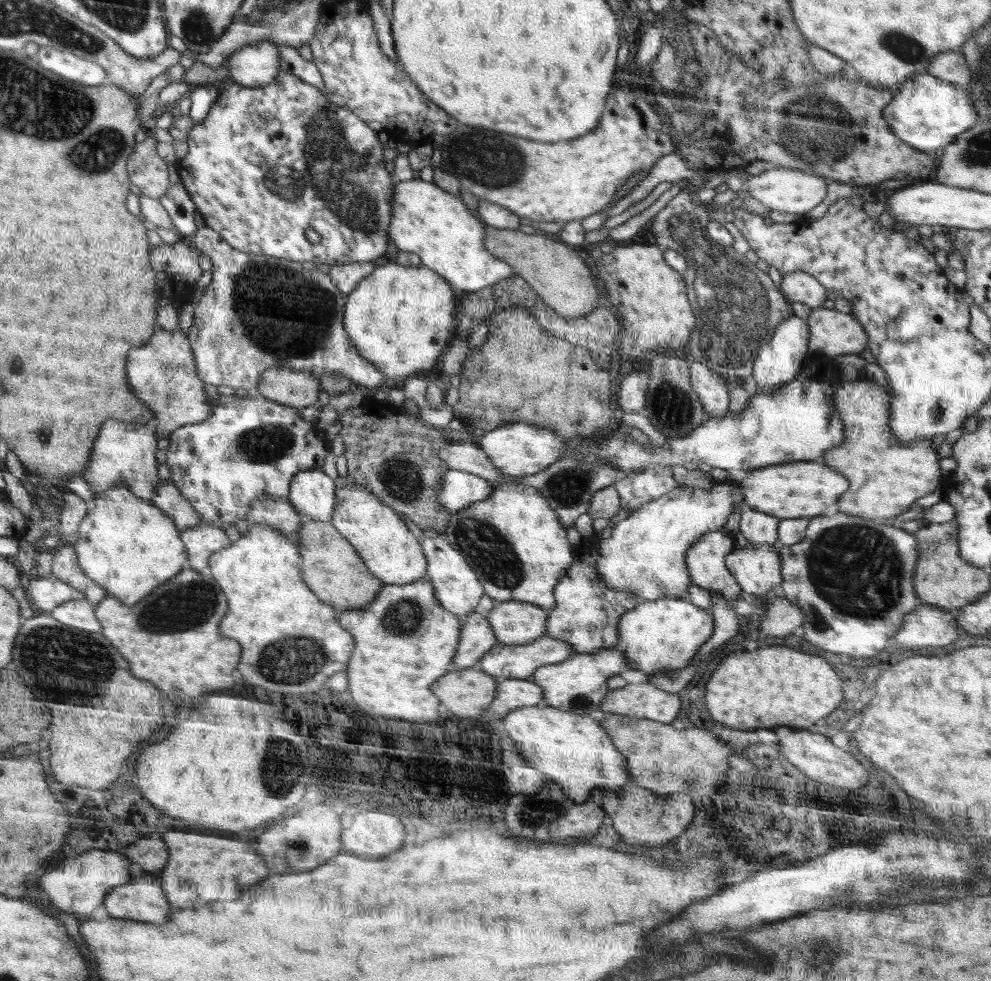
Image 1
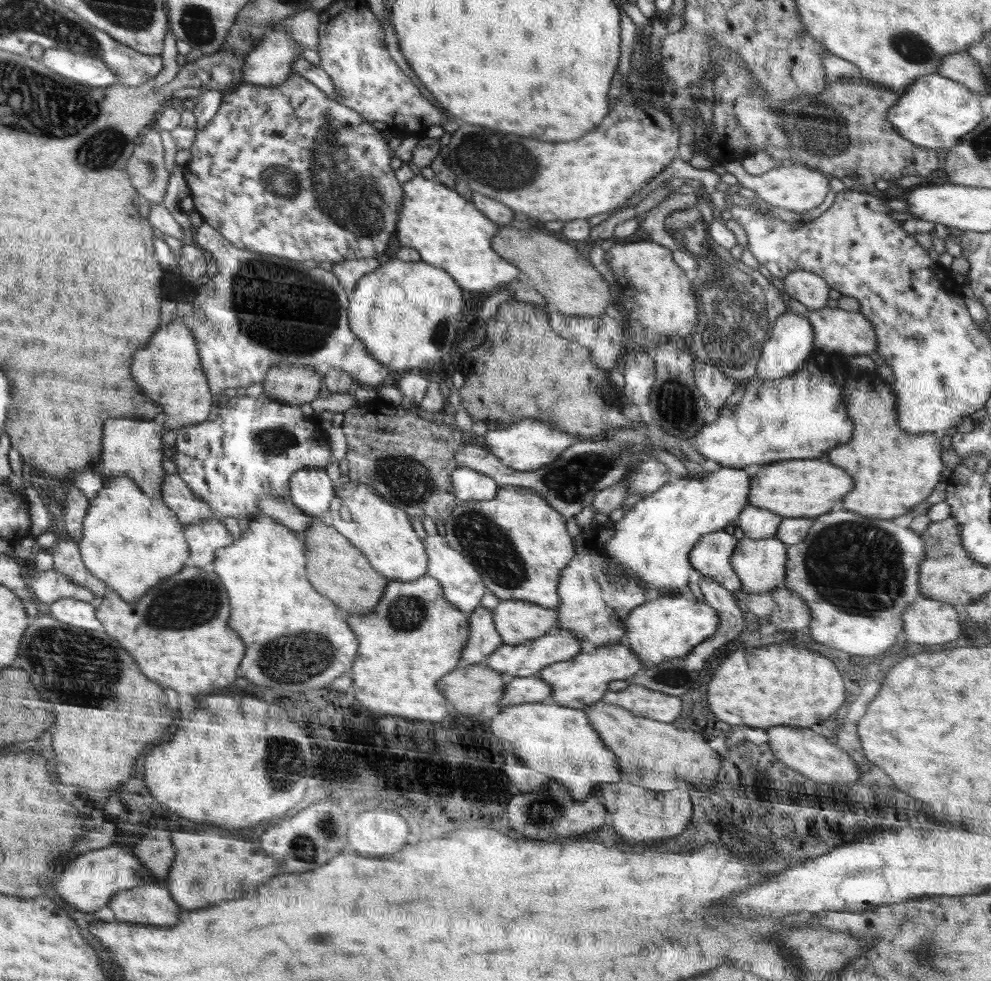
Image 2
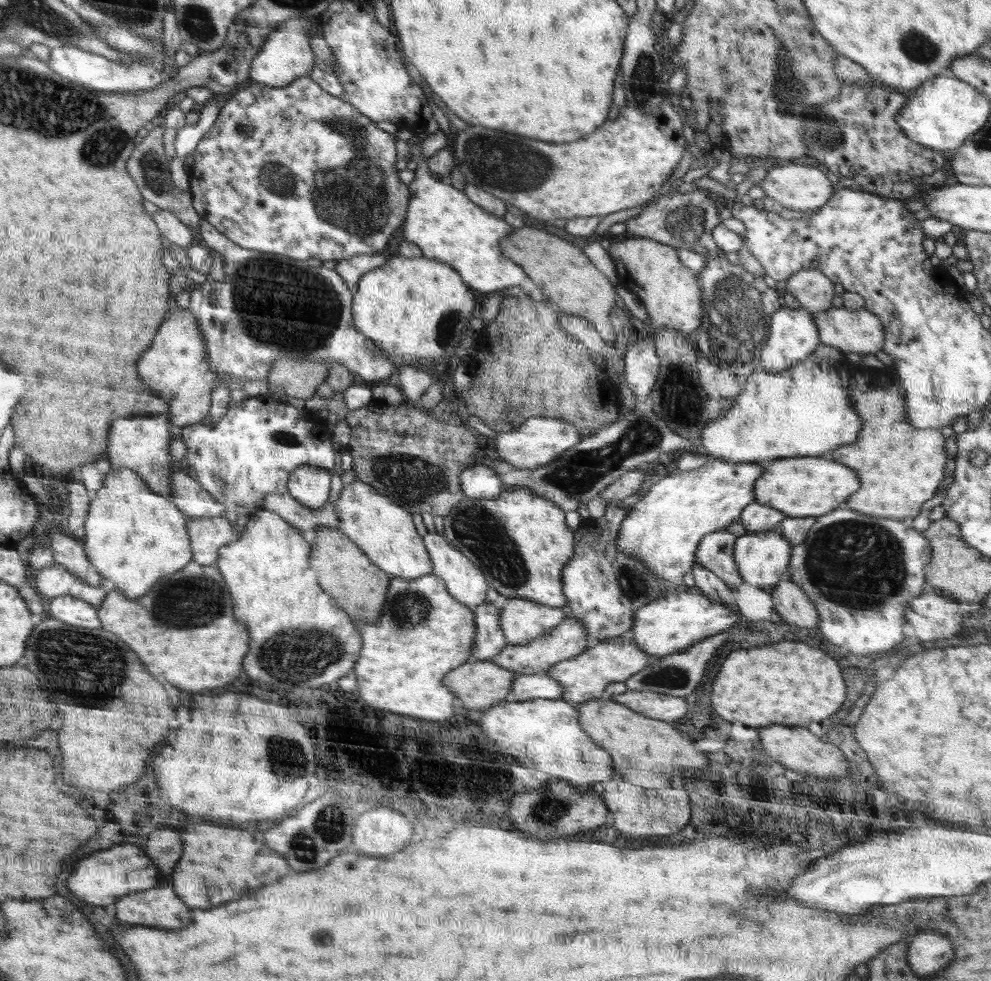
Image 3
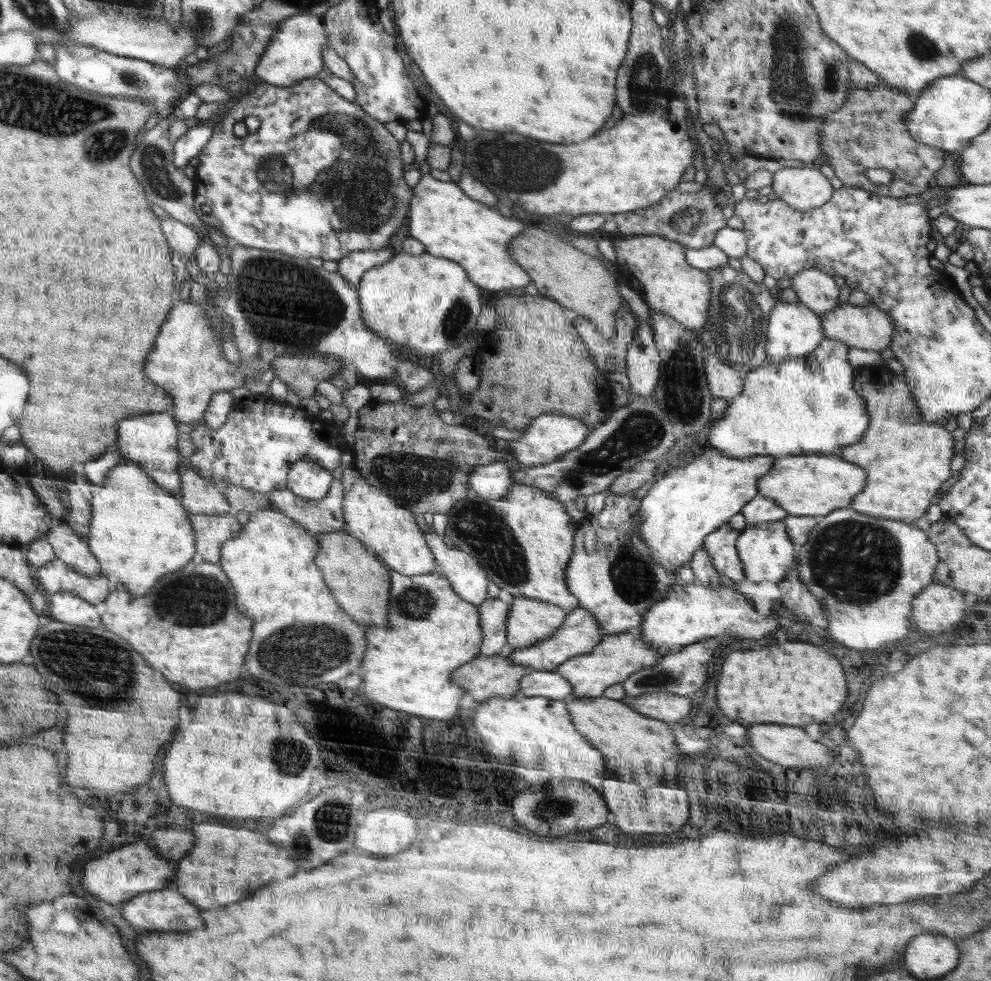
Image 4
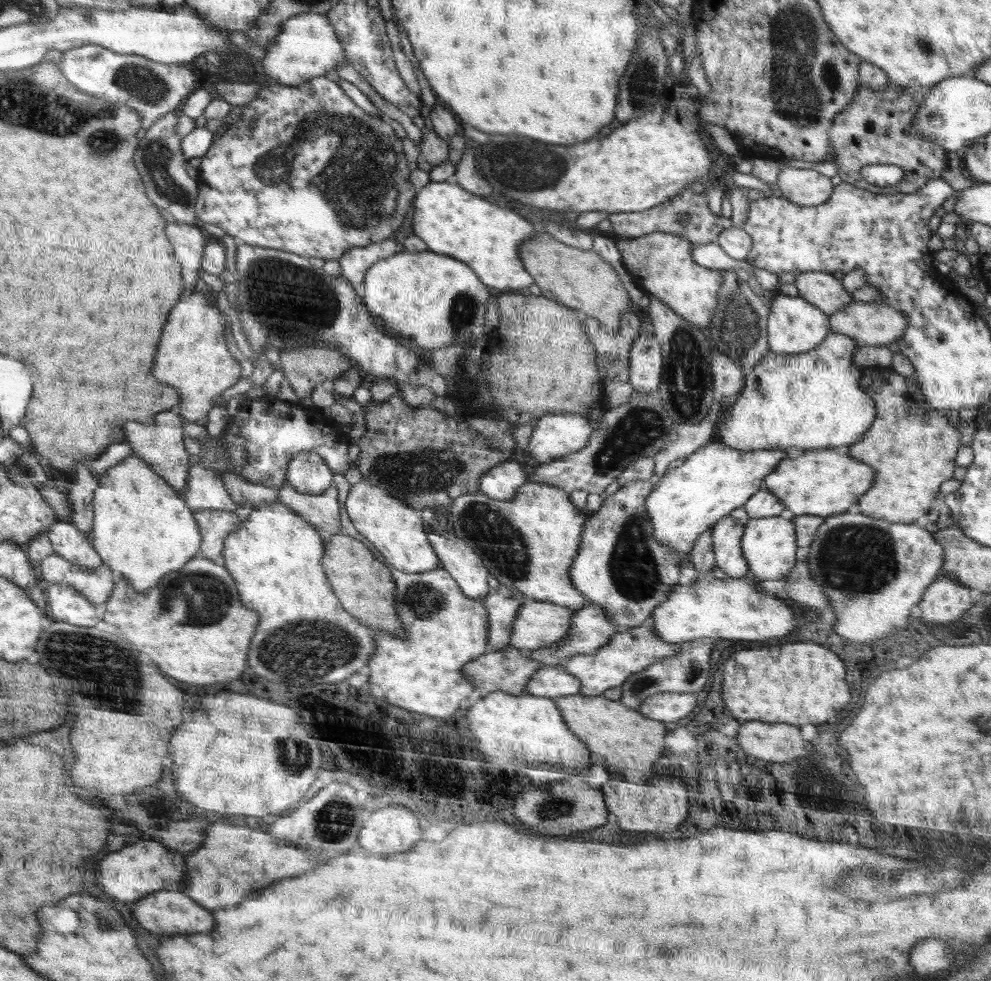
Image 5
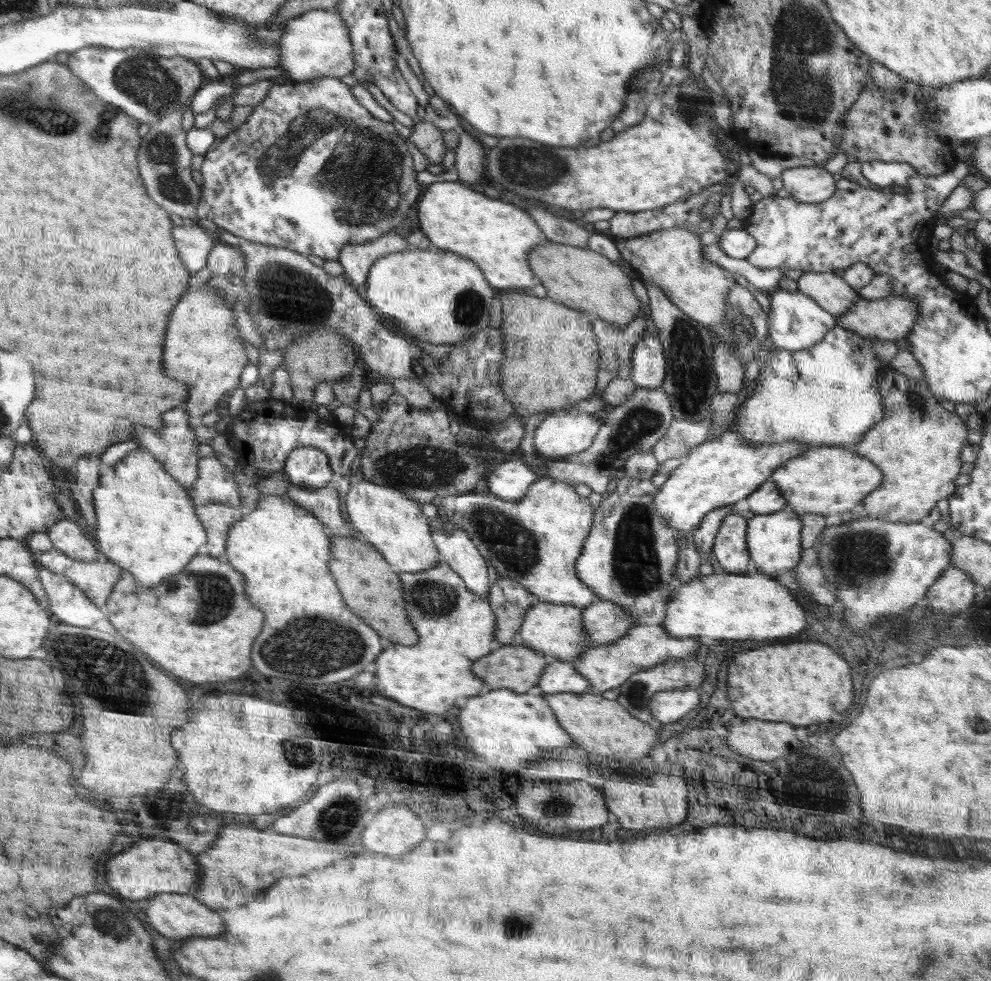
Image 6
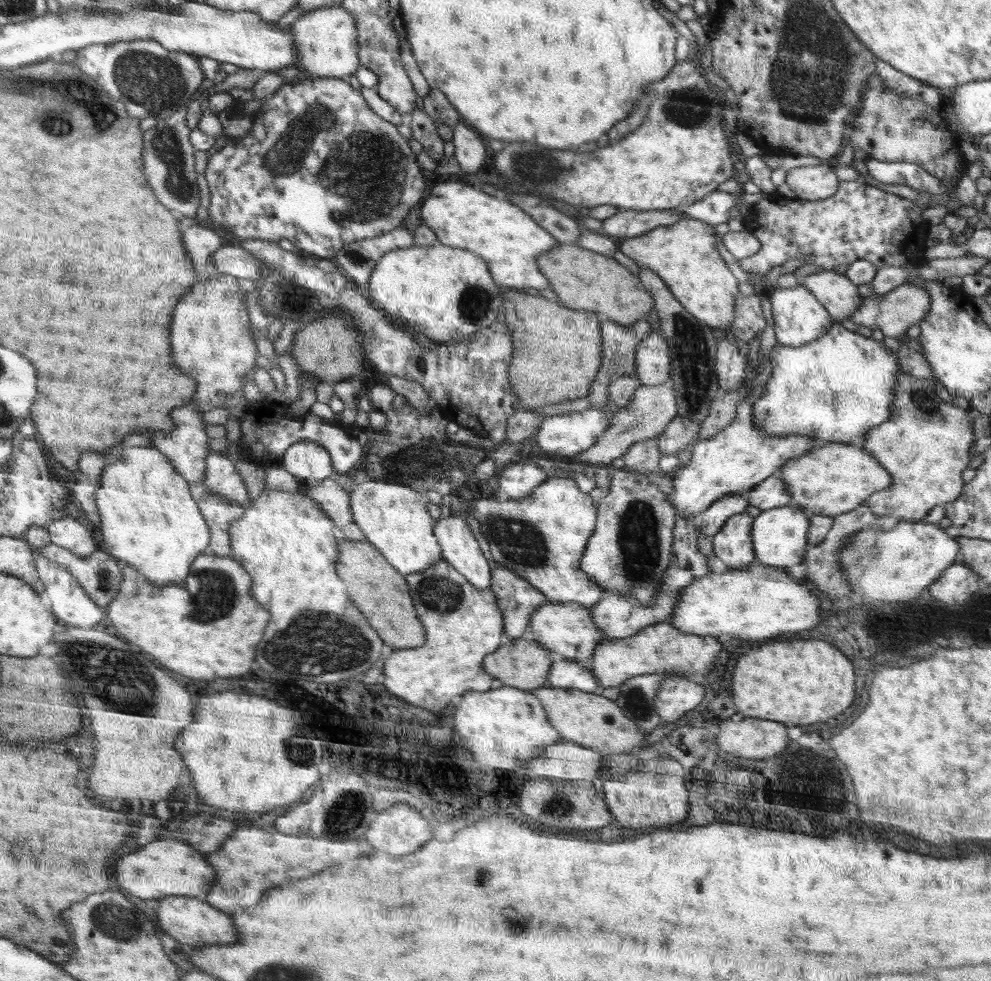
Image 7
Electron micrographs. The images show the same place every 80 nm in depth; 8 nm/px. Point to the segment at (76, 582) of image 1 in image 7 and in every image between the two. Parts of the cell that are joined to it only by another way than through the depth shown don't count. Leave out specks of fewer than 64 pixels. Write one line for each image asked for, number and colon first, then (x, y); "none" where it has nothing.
2: (67, 558)
3: (70, 553)
4: (69, 547)
5: (68, 541)
6: (67, 537)
7: (66, 532)

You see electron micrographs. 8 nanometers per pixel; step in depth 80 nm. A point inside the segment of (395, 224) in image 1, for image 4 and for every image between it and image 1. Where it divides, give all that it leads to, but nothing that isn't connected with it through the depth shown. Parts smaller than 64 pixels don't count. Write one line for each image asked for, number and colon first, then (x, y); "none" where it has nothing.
2: (449, 231)
3: (446, 225)
4: (451, 224)

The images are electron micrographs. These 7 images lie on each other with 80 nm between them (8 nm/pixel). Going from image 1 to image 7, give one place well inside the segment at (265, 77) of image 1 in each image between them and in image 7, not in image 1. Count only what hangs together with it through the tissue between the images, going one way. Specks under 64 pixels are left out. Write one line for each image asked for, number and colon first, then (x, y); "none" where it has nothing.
2: (269, 62)
3: (287, 54)
4: (295, 53)
5: (308, 46)
6: (316, 44)
7: (327, 38)

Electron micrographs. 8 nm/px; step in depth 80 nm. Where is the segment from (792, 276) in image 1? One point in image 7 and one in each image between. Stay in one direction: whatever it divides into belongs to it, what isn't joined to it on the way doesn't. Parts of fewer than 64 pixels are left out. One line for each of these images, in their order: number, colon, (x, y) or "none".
2: (806, 287)
3: (815, 292)
4: (815, 289)
5: (823, 290)
6: (831, 292)
7: (840, 297)

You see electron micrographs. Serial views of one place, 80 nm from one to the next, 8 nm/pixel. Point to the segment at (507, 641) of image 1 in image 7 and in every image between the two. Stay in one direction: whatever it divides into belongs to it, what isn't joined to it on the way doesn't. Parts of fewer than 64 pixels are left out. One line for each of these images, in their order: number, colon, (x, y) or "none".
2: (518, 622)
3: (523, 620)
4: (530, 620)
5: (539, 625)
6: (556, 630)
7: (565, 628)

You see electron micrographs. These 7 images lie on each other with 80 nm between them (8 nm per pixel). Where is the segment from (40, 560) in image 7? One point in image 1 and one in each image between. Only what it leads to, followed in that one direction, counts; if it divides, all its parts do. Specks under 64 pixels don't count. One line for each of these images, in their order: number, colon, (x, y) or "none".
1: (81, 614)
2: (75, 612)
3: (74, 611)
4: (66, 607)
5: (65, 603)
6: (70, 605)

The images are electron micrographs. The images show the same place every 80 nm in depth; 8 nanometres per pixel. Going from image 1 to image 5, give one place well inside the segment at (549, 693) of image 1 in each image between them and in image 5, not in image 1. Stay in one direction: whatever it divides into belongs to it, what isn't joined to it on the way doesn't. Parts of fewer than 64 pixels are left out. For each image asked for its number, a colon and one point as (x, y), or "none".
2: (579, 682)
3: (584, 677)
4: (616, 657)
5: (629, 651)

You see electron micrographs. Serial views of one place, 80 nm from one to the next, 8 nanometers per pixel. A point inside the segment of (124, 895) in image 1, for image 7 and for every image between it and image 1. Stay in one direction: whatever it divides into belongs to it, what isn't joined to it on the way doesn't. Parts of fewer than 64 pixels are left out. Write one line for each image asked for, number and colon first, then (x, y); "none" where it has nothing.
2: (151, 904)
3: (158, 907)
4: (164, 909)
5: (167, 912)
6: (174, 915)
7: (190, 921)

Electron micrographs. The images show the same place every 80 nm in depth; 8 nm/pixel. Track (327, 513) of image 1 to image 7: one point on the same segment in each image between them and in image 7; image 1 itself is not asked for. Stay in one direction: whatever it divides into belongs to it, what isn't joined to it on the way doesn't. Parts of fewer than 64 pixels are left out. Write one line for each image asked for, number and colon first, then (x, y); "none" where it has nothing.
2: (311, 490)
3: (310, 485)
4: (308, 479)
5: (308, 472)
6: (307, 467)
7: (309, 461)

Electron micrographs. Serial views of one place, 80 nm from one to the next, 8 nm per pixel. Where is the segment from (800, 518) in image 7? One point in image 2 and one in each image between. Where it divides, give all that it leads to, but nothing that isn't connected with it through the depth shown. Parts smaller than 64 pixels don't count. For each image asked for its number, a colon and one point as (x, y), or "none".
2: (760, 566)
3: (762, 558)
4: (767, 553)
5: (769, 545)
6: (773, 541)

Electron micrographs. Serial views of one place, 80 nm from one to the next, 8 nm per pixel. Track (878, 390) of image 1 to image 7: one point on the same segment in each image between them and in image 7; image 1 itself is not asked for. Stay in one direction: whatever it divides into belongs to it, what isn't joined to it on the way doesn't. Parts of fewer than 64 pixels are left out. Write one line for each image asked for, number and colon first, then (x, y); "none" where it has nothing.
2: (893, 470)
3: (900, 467)
4: (907, 460)
5: (912, 447)
6: (917, 444)
7: (924, 445)

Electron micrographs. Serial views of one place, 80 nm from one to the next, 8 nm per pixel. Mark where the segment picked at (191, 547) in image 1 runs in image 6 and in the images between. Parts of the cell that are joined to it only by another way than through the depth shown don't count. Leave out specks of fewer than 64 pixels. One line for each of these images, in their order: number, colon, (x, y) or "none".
2: (210, 535)
3: (209, 535)
4: (212, 531)
5: (218, 524)
6: (220, 518)

